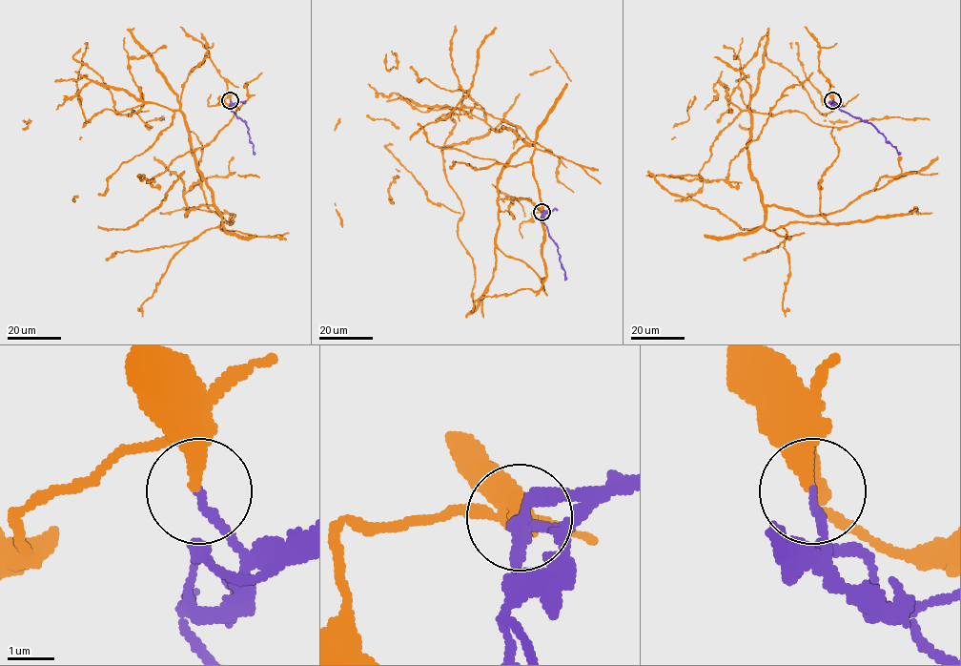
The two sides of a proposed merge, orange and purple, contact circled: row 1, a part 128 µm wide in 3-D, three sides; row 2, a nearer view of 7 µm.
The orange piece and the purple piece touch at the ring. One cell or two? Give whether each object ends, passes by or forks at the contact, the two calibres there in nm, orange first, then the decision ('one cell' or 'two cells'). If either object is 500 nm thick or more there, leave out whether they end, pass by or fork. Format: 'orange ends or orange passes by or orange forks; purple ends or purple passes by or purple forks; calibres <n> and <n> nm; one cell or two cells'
orange ends; purple ends; calibres 400 and 170 nm; two cells

